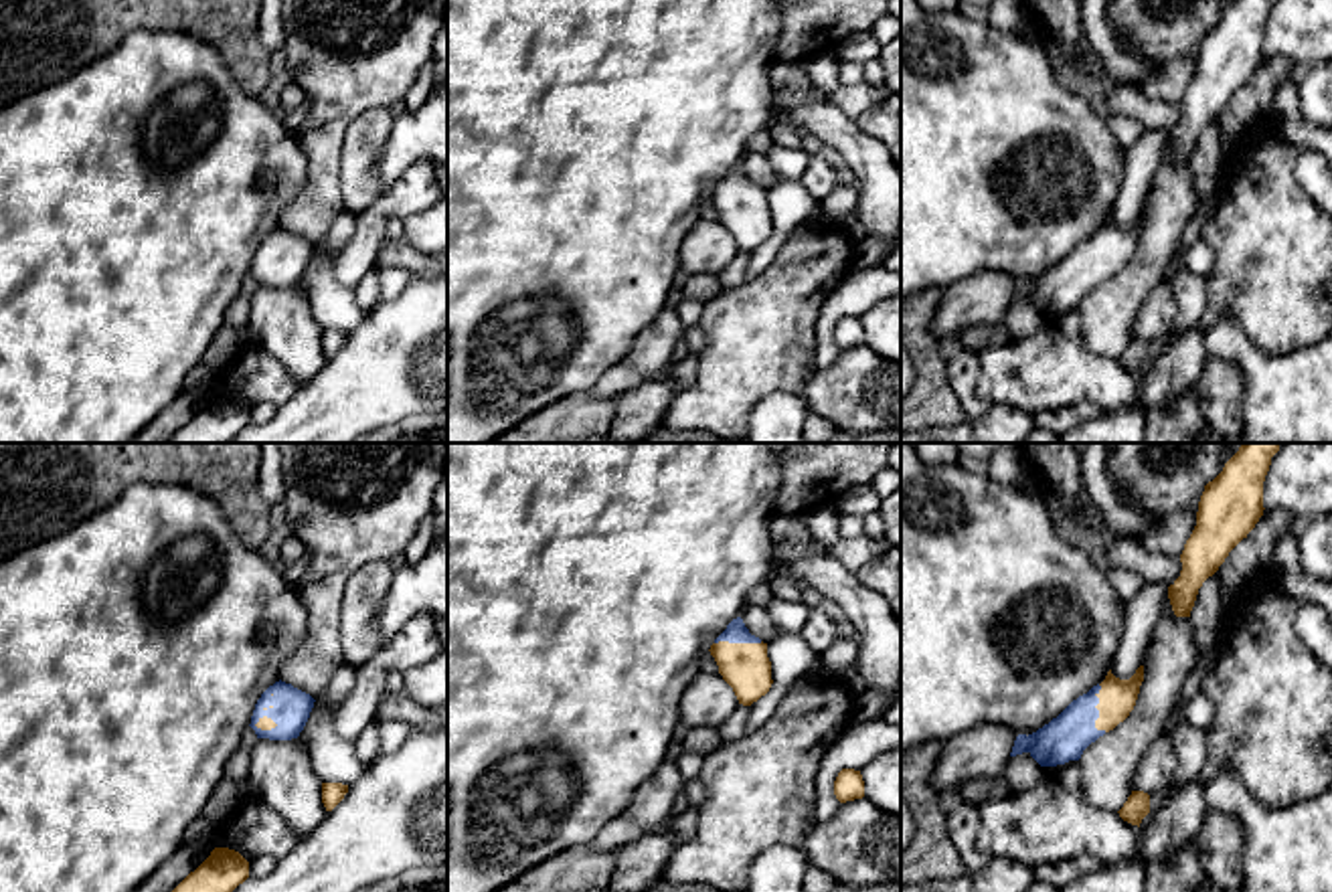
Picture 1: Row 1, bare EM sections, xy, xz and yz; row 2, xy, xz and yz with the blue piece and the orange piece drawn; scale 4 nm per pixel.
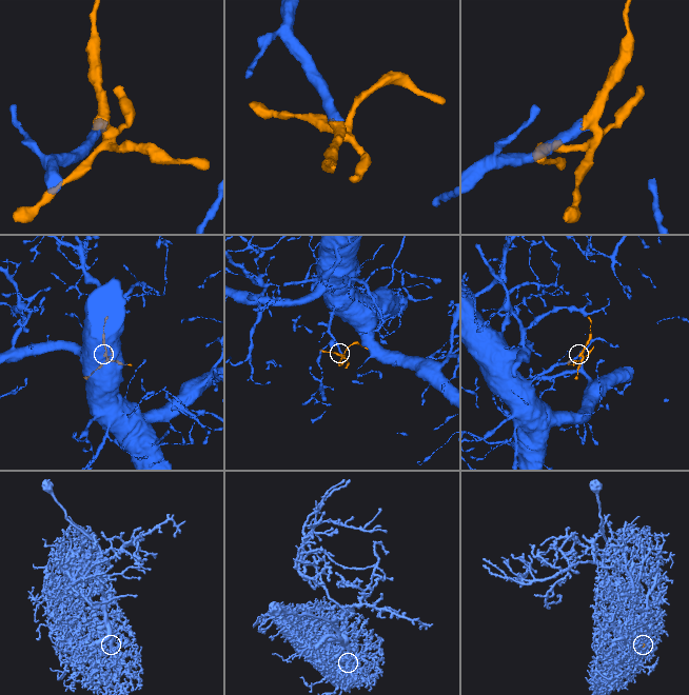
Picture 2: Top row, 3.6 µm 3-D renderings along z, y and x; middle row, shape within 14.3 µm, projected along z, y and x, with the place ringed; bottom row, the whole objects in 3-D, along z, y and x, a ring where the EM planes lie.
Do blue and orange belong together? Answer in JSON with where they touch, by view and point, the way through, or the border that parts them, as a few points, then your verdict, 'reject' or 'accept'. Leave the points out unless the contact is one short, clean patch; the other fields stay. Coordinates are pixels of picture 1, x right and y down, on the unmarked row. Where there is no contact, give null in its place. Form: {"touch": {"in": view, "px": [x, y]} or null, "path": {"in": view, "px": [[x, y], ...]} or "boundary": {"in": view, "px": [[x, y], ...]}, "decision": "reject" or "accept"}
{"touch": {"in": "yz", "px": [1098, 257]}, "path": {"in": "yz", "px": [[1063, 286], [1098, 257], [1118, 243]]}, "decision": "accept"}

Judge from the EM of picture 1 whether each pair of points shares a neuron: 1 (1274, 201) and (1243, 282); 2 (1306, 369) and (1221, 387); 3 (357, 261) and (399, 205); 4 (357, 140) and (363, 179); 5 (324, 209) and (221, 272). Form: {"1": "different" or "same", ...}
{"1": "same", "2": "different", "3": "same", "4": "same", "5": "different"}

